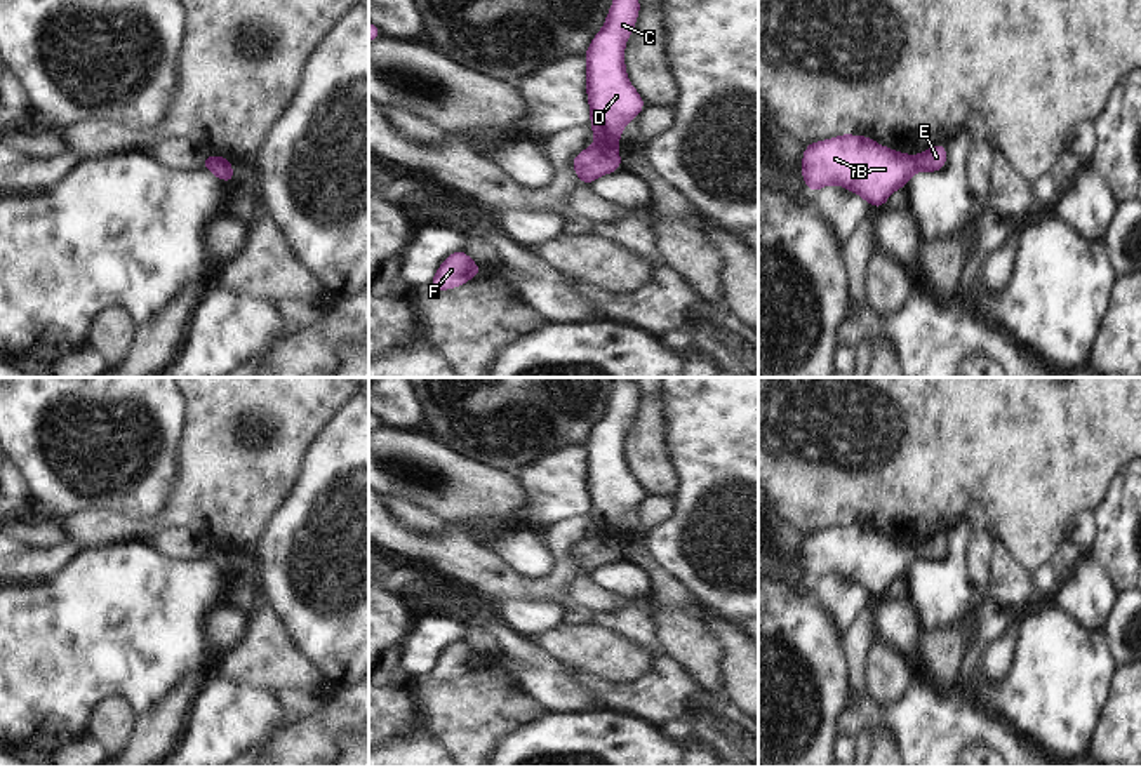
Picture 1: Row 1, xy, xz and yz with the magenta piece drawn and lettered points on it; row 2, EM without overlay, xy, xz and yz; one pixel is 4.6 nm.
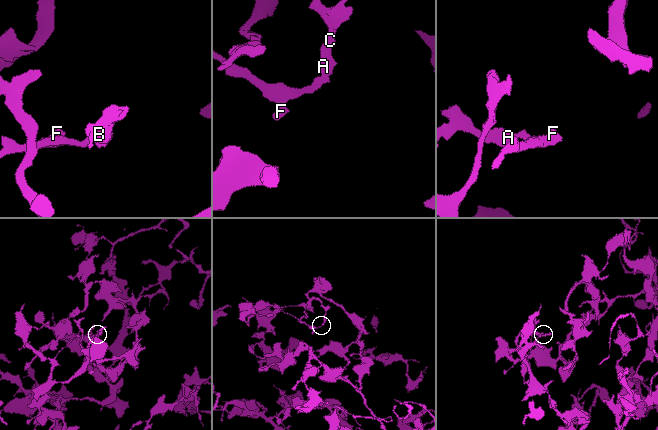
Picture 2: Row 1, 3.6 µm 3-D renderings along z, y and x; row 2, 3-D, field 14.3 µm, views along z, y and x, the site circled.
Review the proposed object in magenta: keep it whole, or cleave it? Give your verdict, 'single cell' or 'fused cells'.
fused cells

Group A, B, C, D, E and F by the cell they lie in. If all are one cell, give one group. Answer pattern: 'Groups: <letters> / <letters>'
Groups: A B C D / E F.

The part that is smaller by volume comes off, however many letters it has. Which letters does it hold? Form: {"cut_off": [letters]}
{"cut_off": ["E", "F"]}

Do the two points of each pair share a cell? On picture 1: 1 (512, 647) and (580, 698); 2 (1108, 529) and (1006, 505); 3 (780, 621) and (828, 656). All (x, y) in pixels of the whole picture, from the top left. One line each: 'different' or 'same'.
1: same
2: different
3: same

